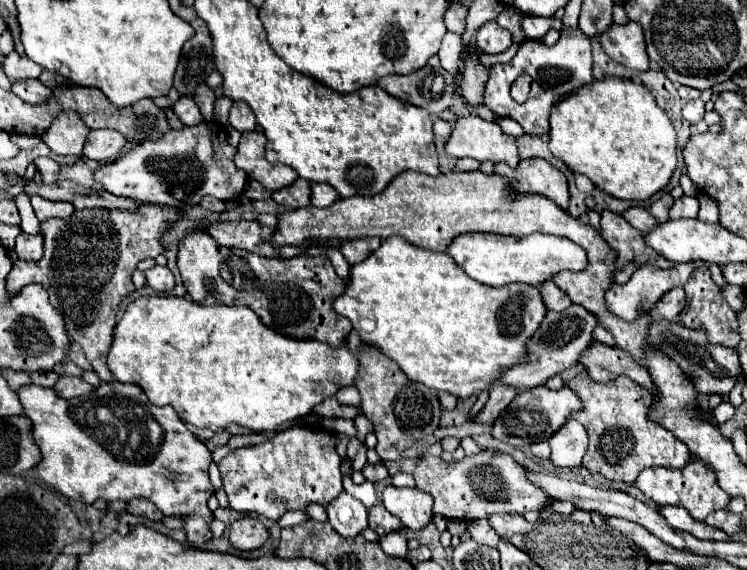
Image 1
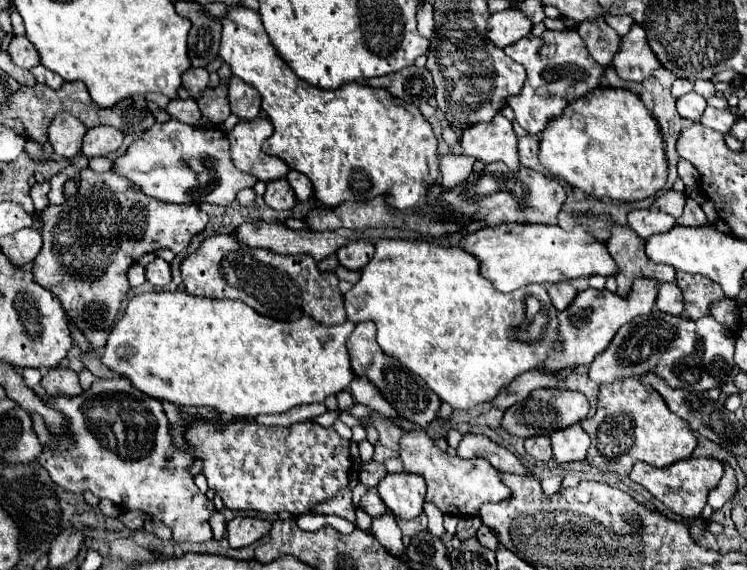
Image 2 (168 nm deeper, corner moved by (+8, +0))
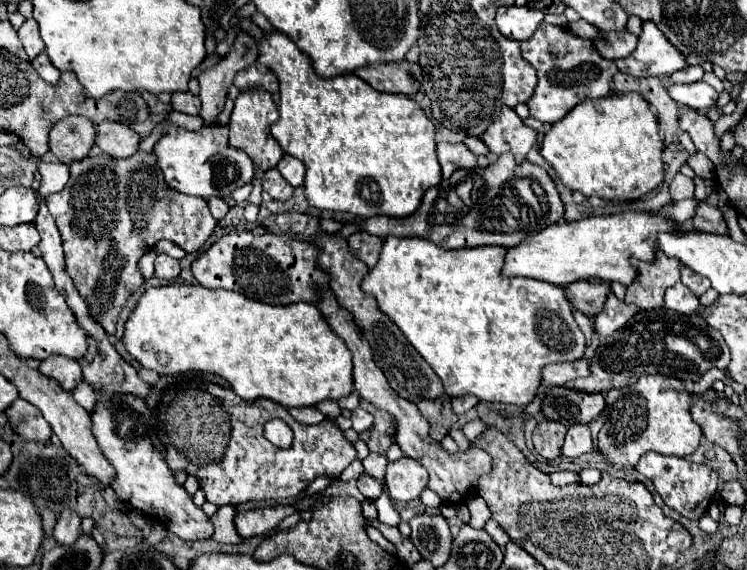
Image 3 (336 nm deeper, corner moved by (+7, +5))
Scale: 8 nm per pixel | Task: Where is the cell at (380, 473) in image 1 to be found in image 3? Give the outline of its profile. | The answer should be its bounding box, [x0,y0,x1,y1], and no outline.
[362,453,388,481]

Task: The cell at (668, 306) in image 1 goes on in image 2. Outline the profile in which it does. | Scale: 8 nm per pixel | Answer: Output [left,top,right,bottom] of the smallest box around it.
[655,284,683,316]

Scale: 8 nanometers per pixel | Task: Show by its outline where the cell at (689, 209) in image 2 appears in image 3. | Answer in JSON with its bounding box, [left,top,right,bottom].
[694,203,730,235]

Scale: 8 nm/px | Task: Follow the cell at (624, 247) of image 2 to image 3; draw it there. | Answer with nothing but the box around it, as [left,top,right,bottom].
[626,251,680,309]

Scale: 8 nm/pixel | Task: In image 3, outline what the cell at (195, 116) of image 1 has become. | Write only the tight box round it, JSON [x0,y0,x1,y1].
[170,93,200,115]

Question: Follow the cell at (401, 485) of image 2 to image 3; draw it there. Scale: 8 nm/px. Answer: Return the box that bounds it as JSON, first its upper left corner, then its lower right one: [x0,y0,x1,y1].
[384,457,428,501]

